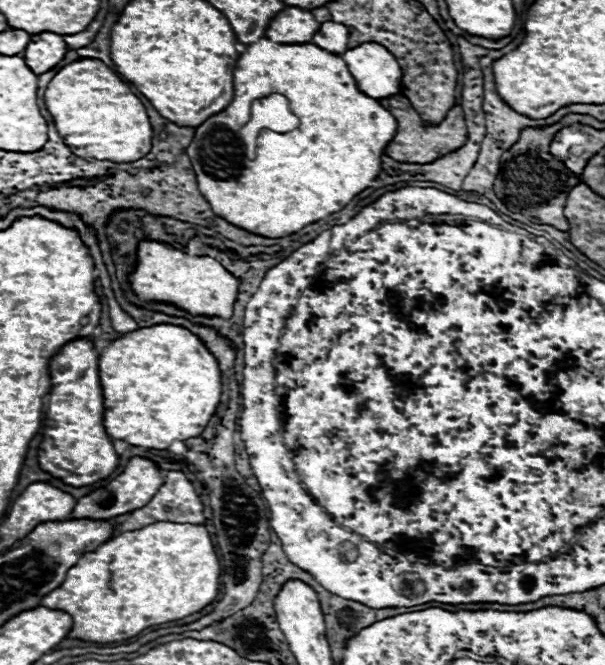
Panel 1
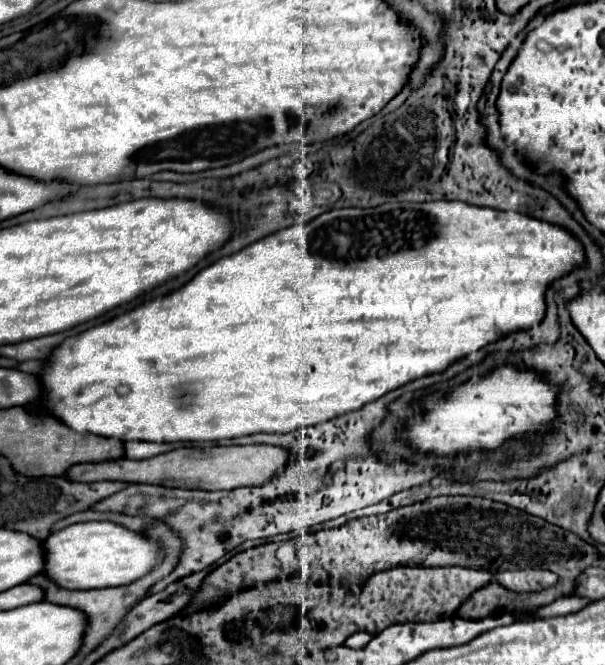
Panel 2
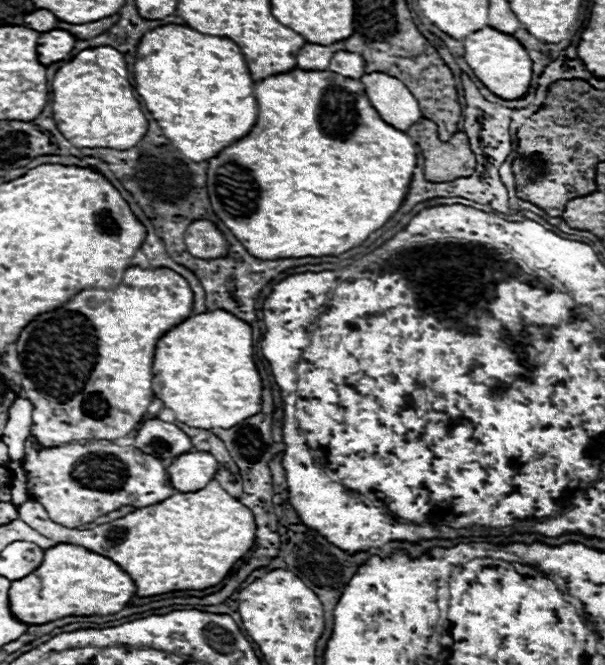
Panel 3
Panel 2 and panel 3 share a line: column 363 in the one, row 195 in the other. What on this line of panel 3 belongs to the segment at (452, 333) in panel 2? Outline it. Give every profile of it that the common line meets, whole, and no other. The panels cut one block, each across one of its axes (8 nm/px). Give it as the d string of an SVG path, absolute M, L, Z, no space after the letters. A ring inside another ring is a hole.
M294 68L290 72L284 72L284 74L276 74L276 76L270 76L270 78L264 78L262 82L256 82L254 84L254 94L256 94L256 100L258 100L258 106L260 106L260 118L256 120L256 128L252 128L252 134L248 134L248 138L242 138L240 142L236 142L236 146L228 146L228 150L224 150L224 154L218 154L216 158L212 158L212 162L208 162L208 180L206 180L206 188L208 188L208 196L210 196L210 204L212 204L212 210L214 214L230 228L230 232L242 242L242 246L256 258L302 258L302 256L338 256L350 246L360 246L374 230L382 228L396 212L398 208L402 206L406 194L408 194L408 188L410 188L410 182L412 182L412 172L416 168L416 158L418 158L418 152L416 152L416 146L414 146L414 140L386 124L378 112L372 108L370 100L366 98L366 92L364 92L364 86L360 80L352 80L352 78L344 78L336 72L330 72L330 70L300 70L300 68ZM258 192L258 194L256 194ZM256 202L256 204L254 204ZM354 208L370 208L366 212L360 212ZM374 208L382 208L382 218L378 218L378 210ZM362 218L370 218L370 220L362 220ZM328 238L336 238L340 242L332 242ZM344 244L344 246L342 246Z

